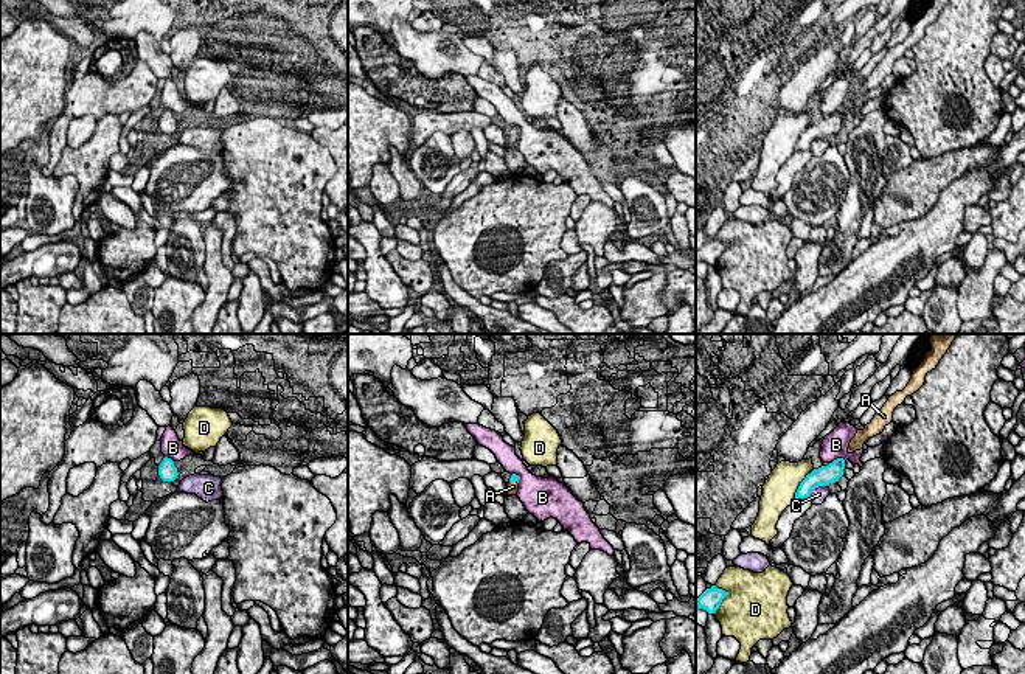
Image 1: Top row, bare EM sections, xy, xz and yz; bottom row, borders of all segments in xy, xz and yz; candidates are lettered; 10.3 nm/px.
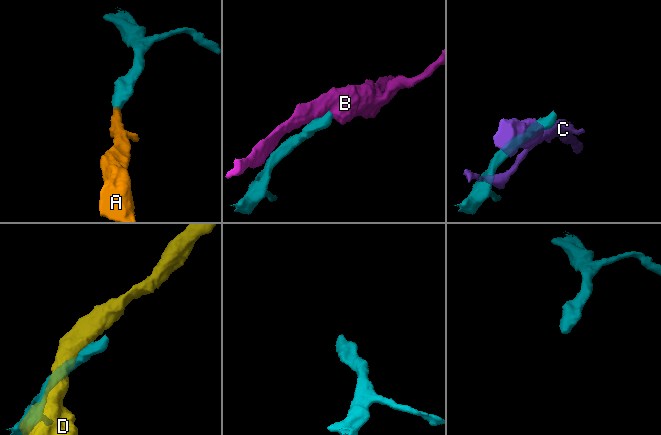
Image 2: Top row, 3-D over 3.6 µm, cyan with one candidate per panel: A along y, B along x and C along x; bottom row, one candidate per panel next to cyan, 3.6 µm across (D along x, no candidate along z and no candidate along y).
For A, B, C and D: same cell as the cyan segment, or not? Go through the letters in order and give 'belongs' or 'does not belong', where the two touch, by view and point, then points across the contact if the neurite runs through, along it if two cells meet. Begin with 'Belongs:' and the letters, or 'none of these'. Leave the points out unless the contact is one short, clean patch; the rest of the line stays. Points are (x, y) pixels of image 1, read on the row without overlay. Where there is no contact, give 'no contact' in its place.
Belongs: A
A: belongs; meets cyan in xz at (514, 132); runs through xz (514, 129), (514, 132), (513, 138)
B: does not belong; meets cyan in yz at (837, 111); border along yz (845, 112), (834, 111), (830, 115)
C: does not belong; meets cyan in yz at (816, 138)
D: does not belong; meets cyan in yz at (724, 249)

